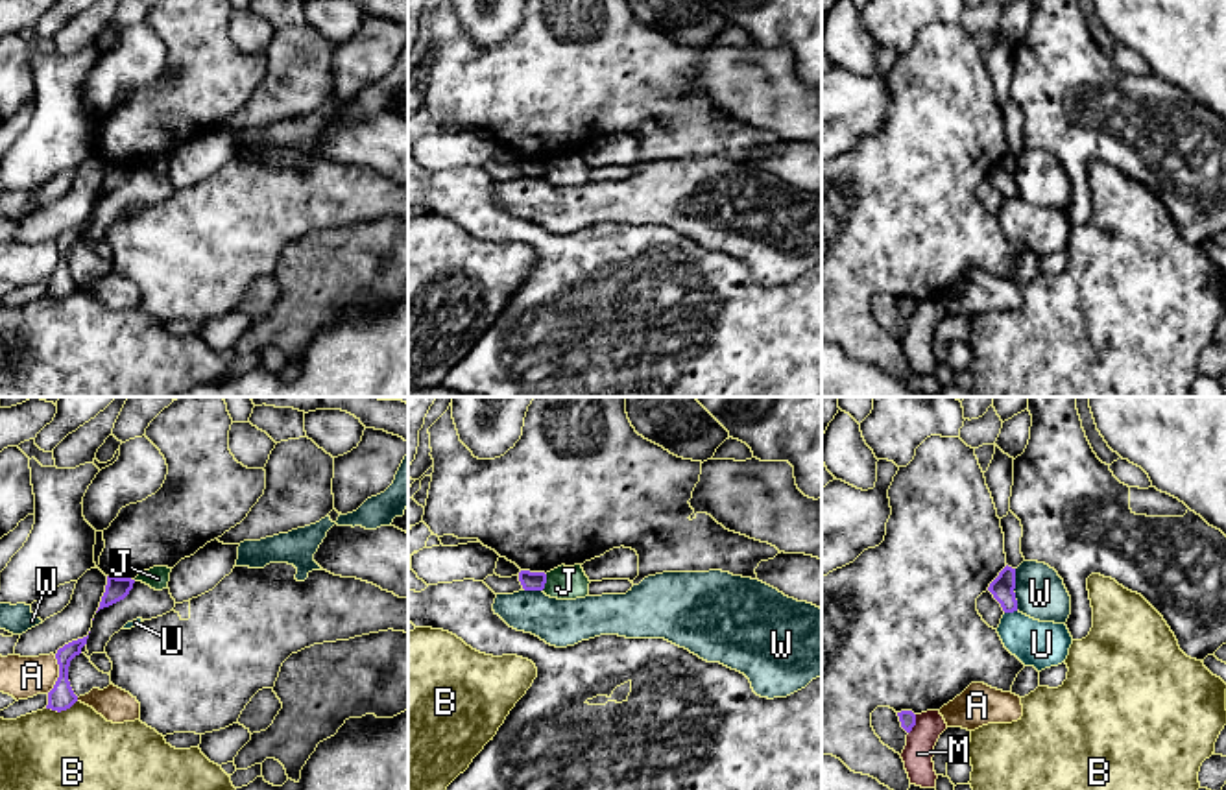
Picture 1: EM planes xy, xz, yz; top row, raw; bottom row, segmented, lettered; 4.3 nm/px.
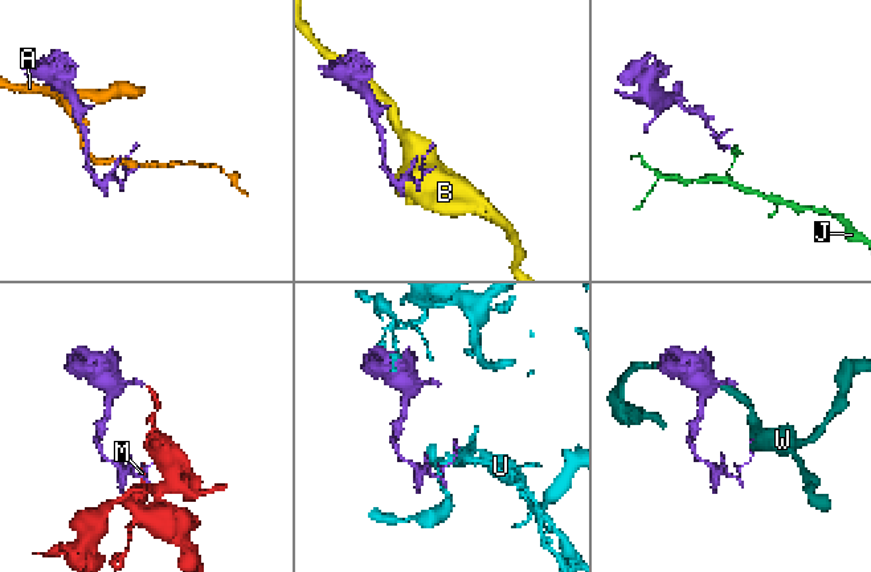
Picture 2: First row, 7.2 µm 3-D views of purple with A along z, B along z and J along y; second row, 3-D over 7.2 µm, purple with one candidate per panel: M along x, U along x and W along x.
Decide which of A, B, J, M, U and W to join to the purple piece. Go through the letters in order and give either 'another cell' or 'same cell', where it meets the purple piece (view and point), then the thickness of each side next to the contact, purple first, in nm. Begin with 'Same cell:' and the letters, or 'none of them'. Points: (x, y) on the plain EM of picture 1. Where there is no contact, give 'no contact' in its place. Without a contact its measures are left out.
Same cell: none of them
A: another cell | xy (60, 261) | 110/180 nm
B: another cell | xy (61, 296) | 110/480 nm
J: another cell | xz (545, 168) | 80/140 nm
M: another cell | yz (914, 311) | 70/130 nm
U: another cell | yz (1010, 198) | 100/200 nm
W: another cell | yz (1014, 174) | 100/220 nm

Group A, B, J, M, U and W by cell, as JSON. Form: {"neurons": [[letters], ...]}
{"neurons": [["A"], ["B"], ["J"], ["M"], ["U"], ["W"]]}

